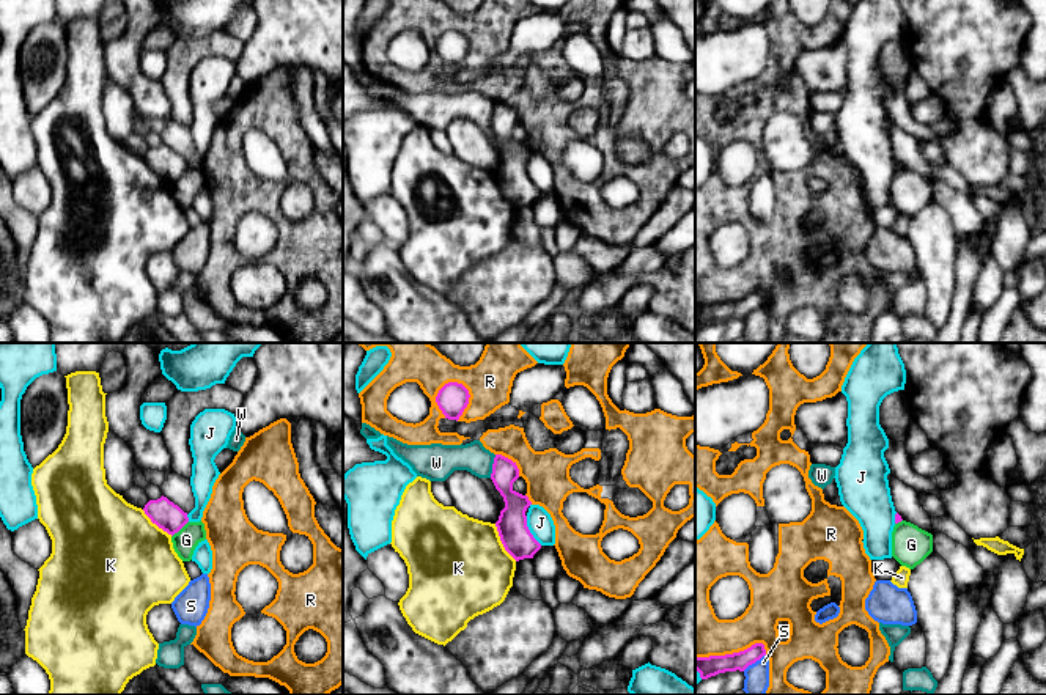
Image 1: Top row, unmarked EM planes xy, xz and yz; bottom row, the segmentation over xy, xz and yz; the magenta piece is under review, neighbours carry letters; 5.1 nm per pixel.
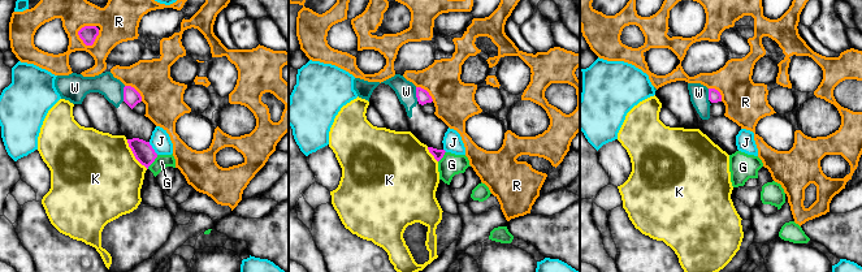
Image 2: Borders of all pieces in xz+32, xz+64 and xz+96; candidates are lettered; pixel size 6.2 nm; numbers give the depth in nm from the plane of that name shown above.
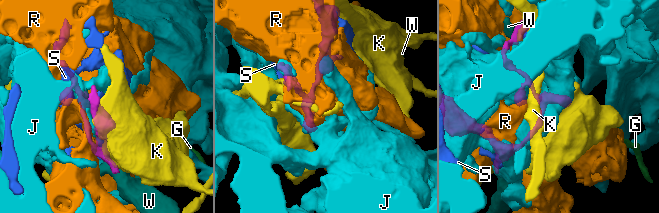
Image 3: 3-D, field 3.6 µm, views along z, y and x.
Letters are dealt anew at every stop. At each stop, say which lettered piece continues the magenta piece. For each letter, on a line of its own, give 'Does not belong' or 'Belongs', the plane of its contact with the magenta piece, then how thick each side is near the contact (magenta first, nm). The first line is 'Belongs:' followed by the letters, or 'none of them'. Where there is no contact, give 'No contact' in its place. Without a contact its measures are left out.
Belongs: none of them
G: Does not belong. Touches magenta in xy. Thickness 150 nm (magenta) against 120 nm
J: Does not belong. Touches magenta in xz. Thickness 160 nm (magenta) against 130 nm
K: Does not belong. Touches magenta in xz. Thickness 160 nm (magenta) against 500 nm
R: Does not belong. Touches magenta in xz. Thickness 160 nm (magenta) against 240 nm
S: Does not belong. Touches magenta in yz. Thickness 100 nm (magenta) against 130 nm
W: Does not belong. Touches magenta in xz. Thickness 140 nm (magenta) against 150 nm

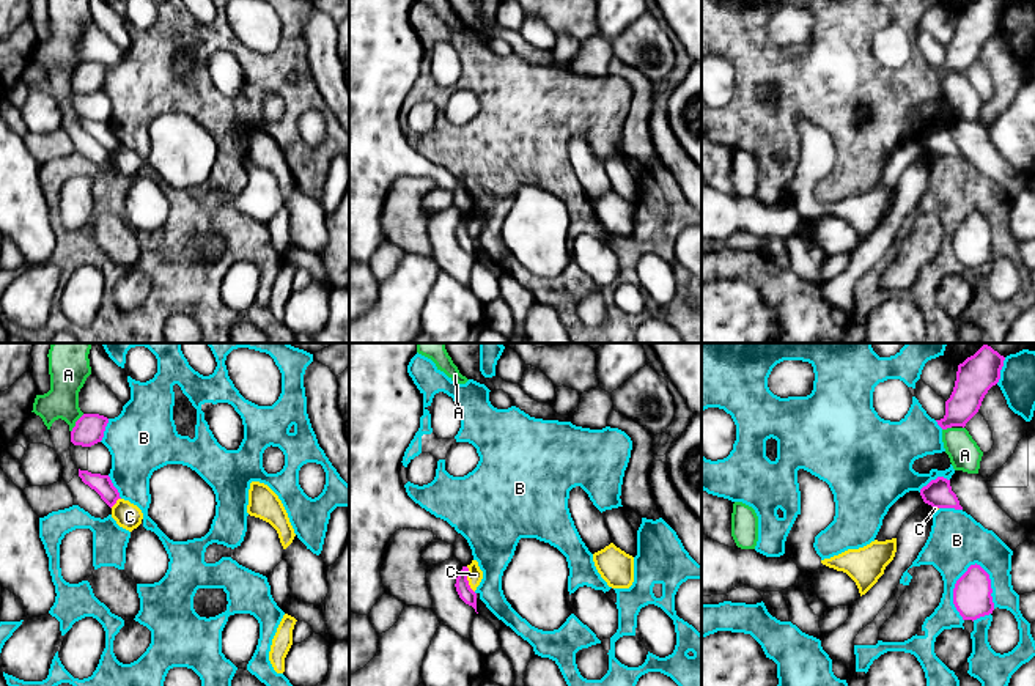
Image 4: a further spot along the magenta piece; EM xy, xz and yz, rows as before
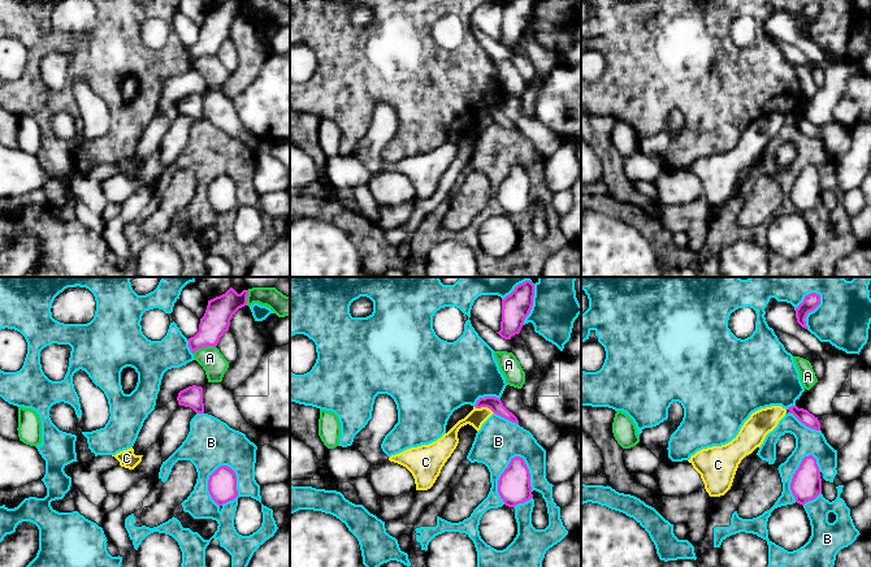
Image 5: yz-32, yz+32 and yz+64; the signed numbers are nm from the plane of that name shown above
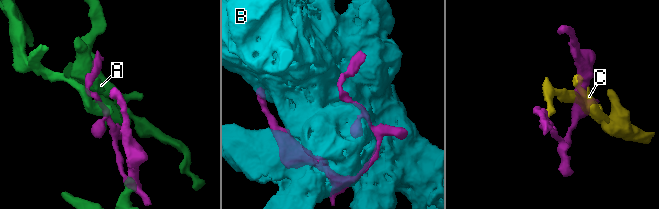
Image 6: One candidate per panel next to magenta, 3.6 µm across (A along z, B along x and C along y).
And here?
Belongs: none of them
A: Does not belong. Touches magenta in xy. Thickness 150 nm (magenta) against 180 nm
B: Does not belong. Touches magenta in yz. Thickness 190 nm (magenta) against 280 nm
C: Does not belong. Touches magenta in xz. Thickness 80 nm (magenta) against 80 nm

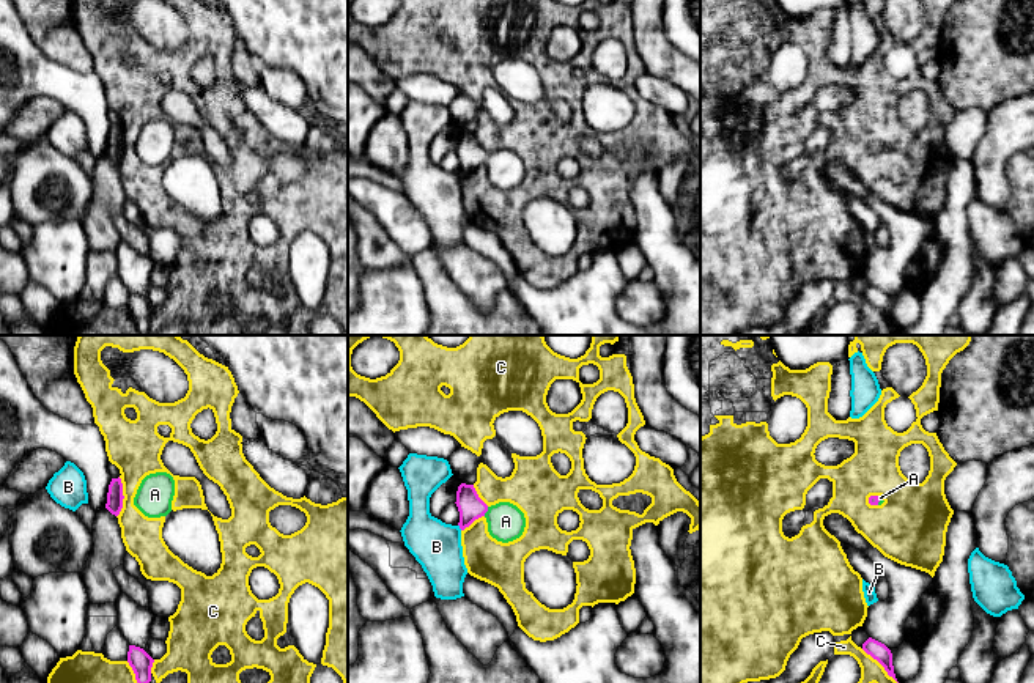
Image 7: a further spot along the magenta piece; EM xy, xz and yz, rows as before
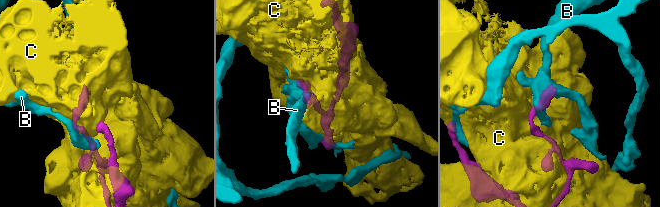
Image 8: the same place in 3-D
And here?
Belongs: A
A: Belongs. Touches magenta in xz. Thickness 140 nm (magenta) against 190 nm
B: Does not belong. Touches magenta in xz. Thickness 140 nm (magenta) against 240 nm
C: Does not belong. Touches magenta in xy. Thickness 80 nm (magenta) against 260 nm

